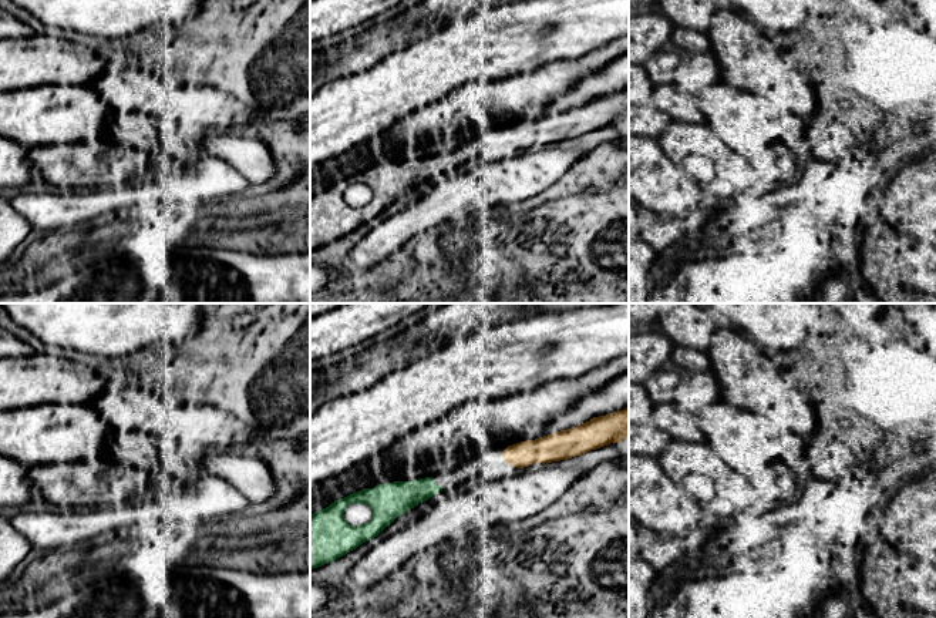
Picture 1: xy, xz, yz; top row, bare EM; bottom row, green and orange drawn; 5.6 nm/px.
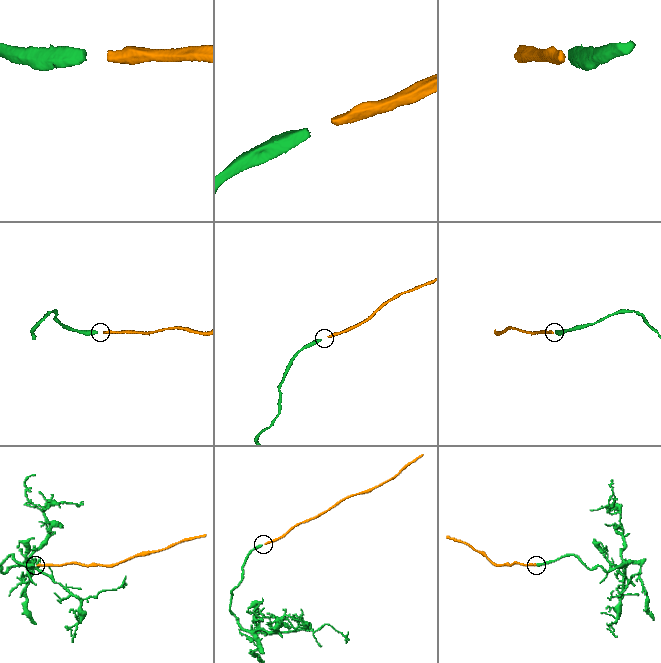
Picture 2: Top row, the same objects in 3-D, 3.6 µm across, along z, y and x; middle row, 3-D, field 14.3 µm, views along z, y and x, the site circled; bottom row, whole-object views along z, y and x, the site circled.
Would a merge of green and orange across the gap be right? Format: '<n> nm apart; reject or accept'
380 nm apart; accept

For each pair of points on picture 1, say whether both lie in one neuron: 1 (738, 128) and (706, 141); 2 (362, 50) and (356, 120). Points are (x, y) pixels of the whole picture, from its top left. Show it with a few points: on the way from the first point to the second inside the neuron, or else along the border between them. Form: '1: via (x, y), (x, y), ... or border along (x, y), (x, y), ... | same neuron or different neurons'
1: border along (707, 123), (733, 151) | different neurons
2: border along (390, 56), (366, 70), (337, 77), (329, 83) | different neurons

